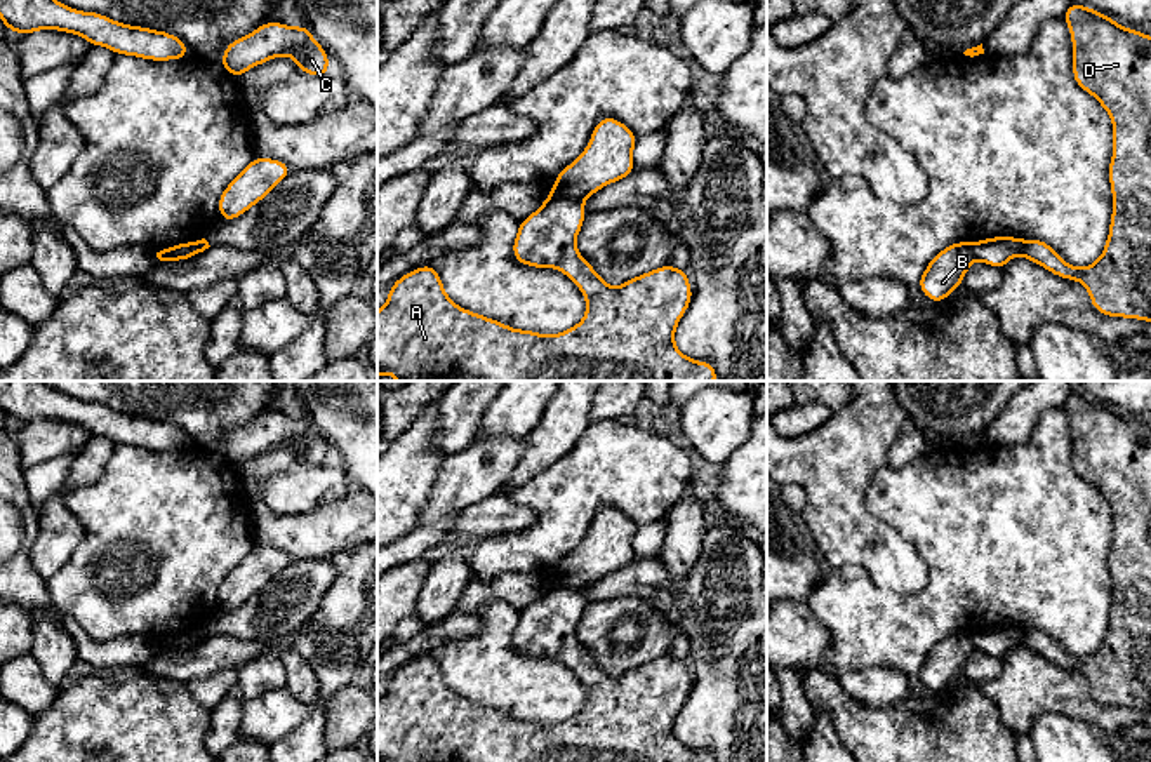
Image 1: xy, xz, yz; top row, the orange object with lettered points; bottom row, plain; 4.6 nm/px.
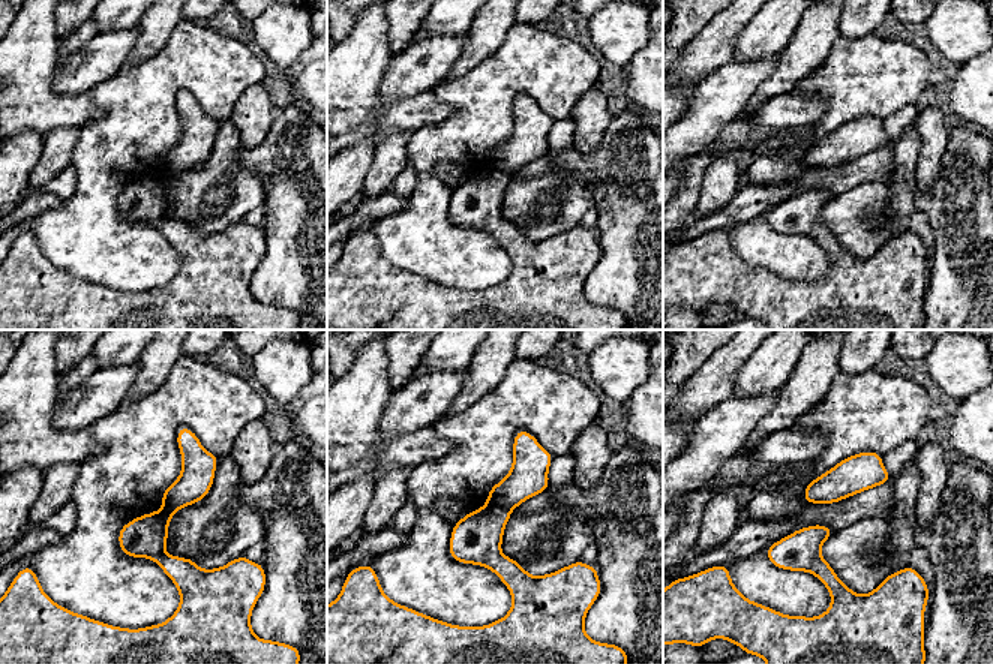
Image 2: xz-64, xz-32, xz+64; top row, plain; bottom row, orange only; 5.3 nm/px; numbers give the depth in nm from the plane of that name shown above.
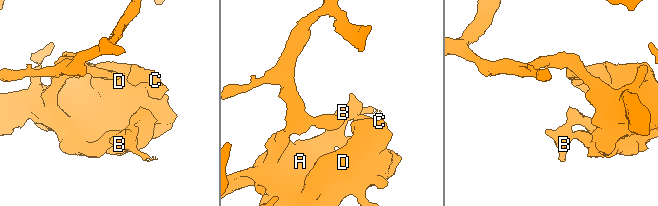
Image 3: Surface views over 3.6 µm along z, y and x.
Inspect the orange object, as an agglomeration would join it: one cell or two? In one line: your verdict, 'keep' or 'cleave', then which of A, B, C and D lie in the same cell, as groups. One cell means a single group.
cleave; A C D / B

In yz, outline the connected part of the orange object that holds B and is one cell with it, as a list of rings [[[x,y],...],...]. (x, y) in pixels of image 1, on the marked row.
[[[970,242],[951,244],[930,259],[918,287],[932,303],[942,303],[953,291],[961,287],[974,259]]]

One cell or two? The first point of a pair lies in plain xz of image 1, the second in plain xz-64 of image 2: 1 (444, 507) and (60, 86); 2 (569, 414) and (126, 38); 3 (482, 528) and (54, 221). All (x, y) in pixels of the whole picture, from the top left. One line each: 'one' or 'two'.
1: one
2: two
3: two

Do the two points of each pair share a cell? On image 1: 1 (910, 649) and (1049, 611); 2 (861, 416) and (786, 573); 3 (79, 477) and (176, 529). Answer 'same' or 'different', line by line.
1: same
2: different
3: different

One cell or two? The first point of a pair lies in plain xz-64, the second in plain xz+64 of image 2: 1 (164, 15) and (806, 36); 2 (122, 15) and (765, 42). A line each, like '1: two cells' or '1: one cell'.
1: one cell
2: one cell

